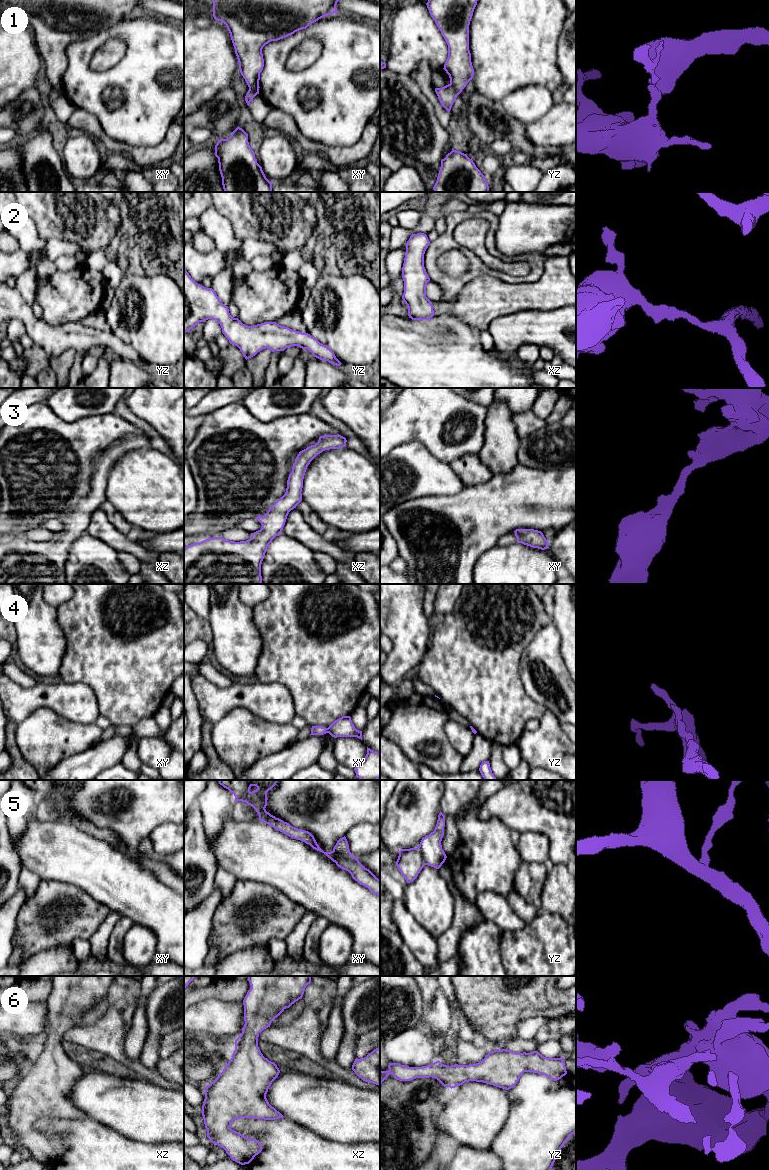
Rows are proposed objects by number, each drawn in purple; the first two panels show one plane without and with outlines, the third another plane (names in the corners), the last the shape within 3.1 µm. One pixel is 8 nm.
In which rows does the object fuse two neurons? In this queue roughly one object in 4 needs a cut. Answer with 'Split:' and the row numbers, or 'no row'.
Split: 1, 4, 5

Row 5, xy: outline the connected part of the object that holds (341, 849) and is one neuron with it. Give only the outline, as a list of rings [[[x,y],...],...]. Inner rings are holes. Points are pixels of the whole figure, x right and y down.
[[[346,837],[340,838],[333,848],[333,852],[340,858],[349,858],[352,856]]]

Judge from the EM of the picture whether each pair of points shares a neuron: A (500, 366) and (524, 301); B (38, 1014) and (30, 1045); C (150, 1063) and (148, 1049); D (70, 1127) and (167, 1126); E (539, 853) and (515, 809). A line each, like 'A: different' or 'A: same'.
A: different
B: different
C: same
D: different
E: different

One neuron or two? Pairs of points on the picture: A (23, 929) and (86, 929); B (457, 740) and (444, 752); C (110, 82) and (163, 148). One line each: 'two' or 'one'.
A: one
B: two
C: two

